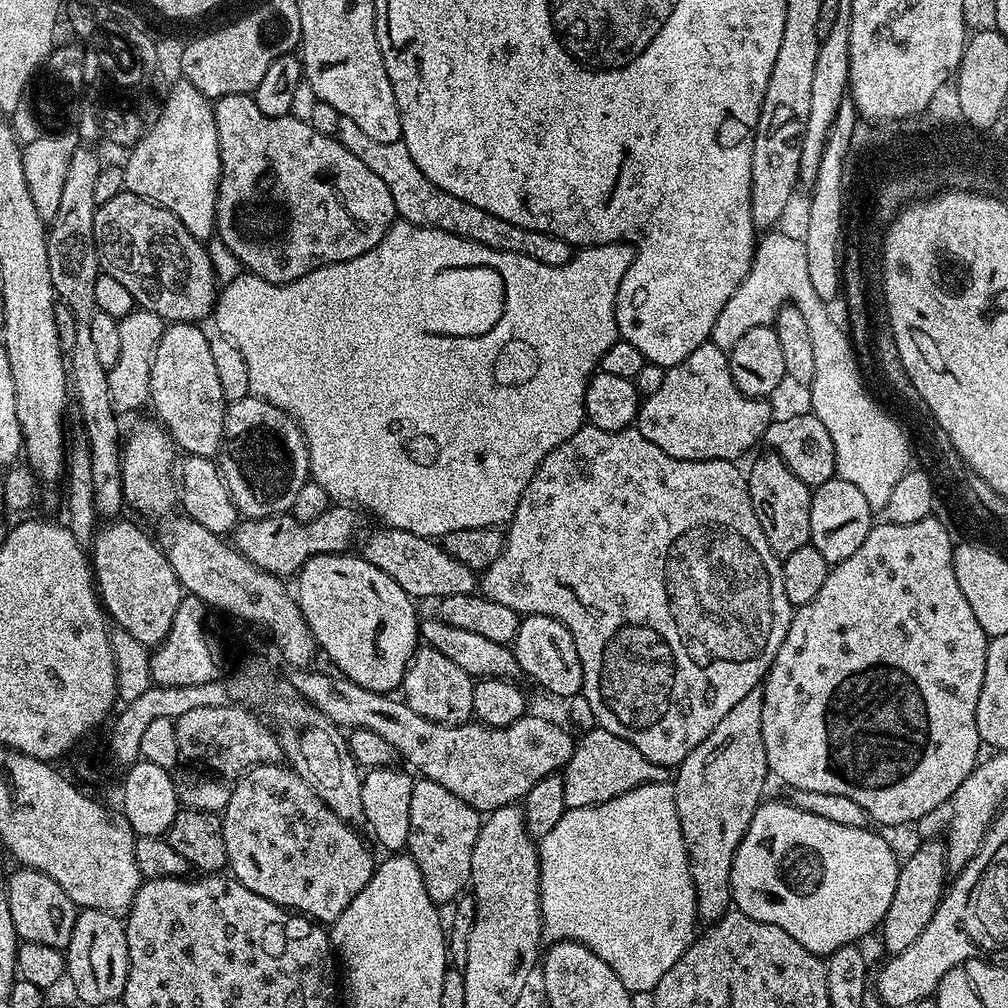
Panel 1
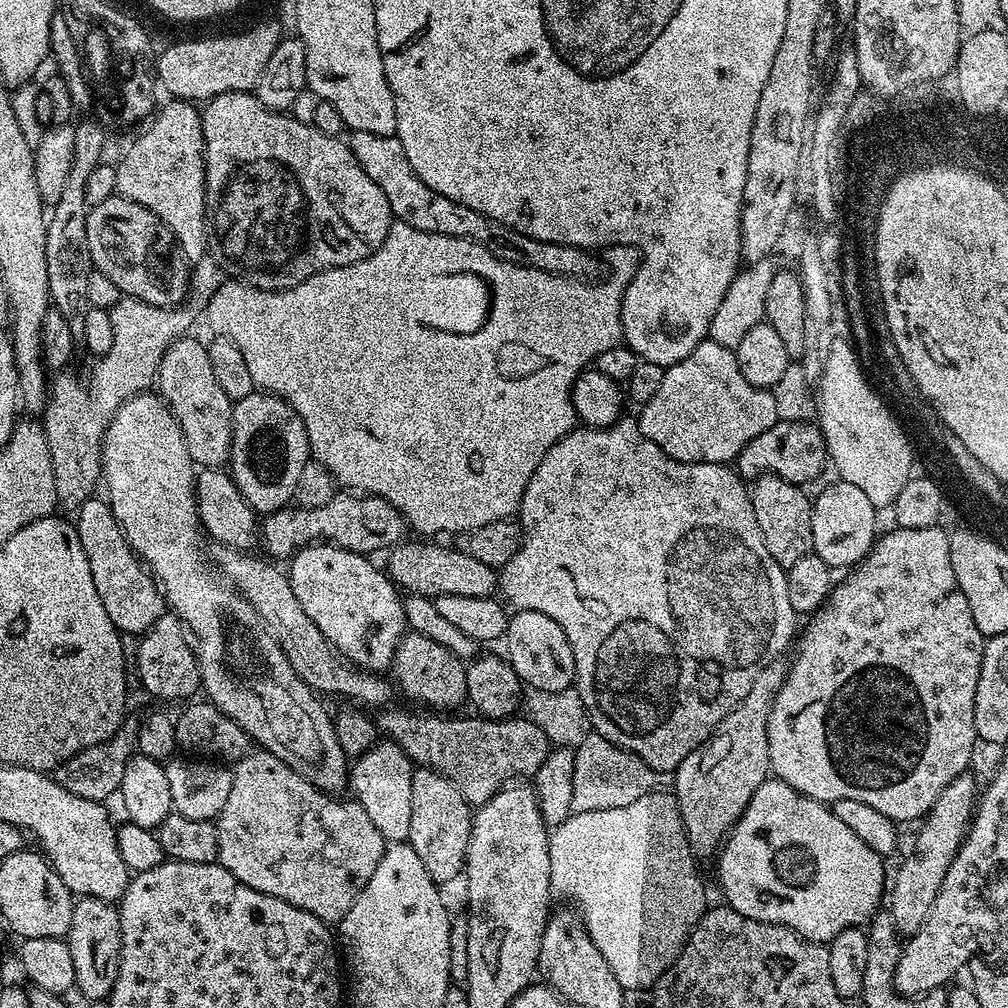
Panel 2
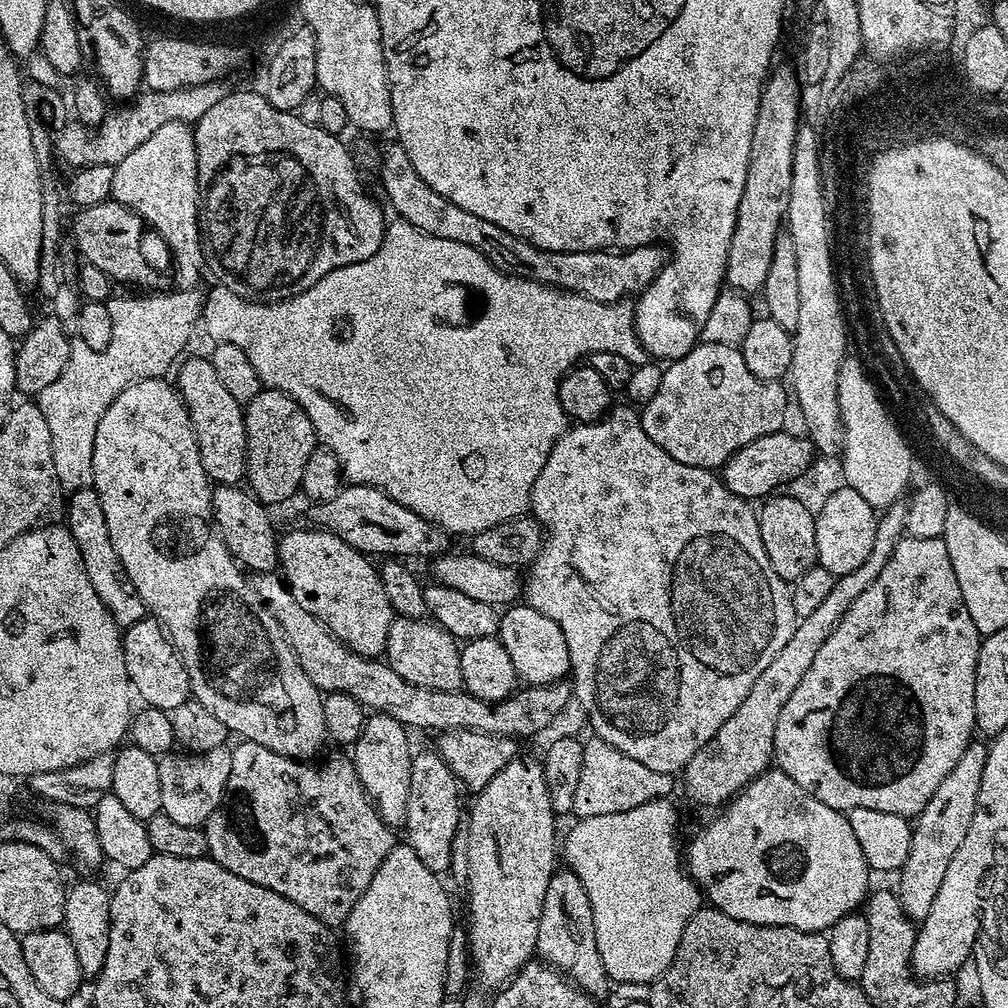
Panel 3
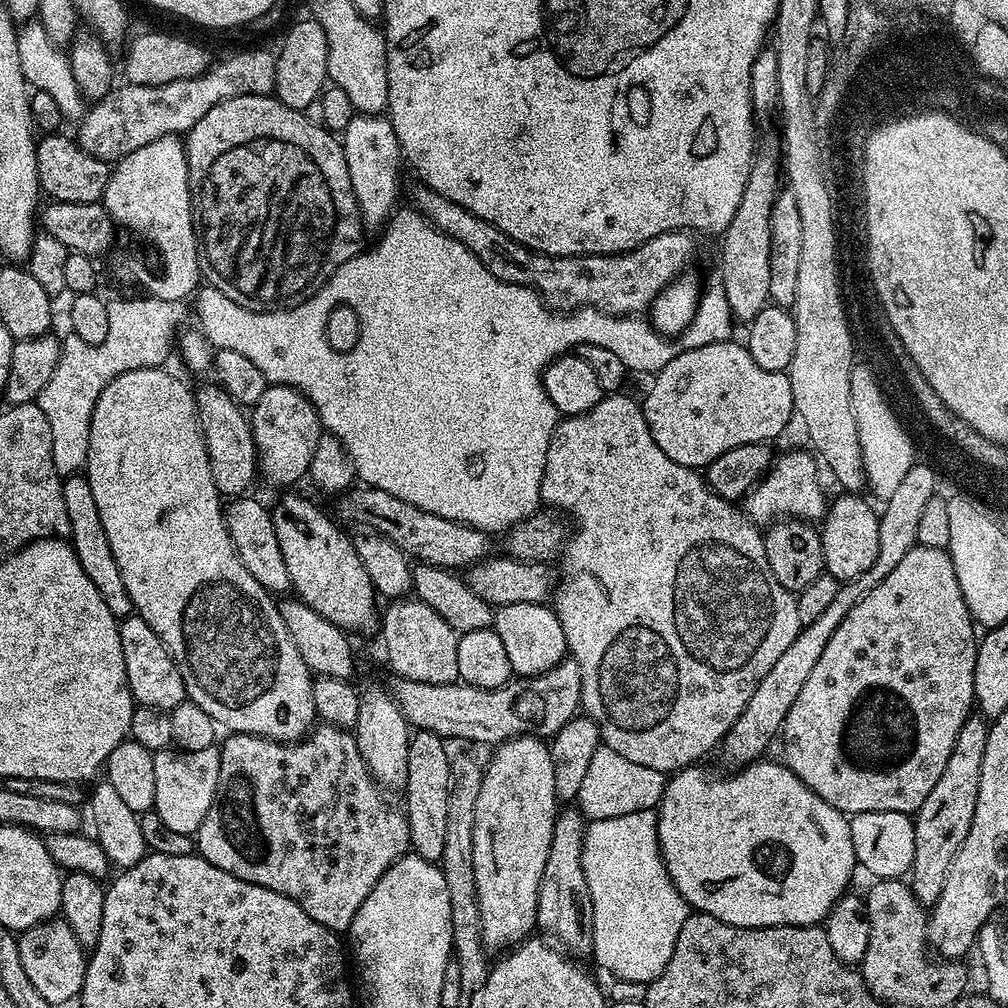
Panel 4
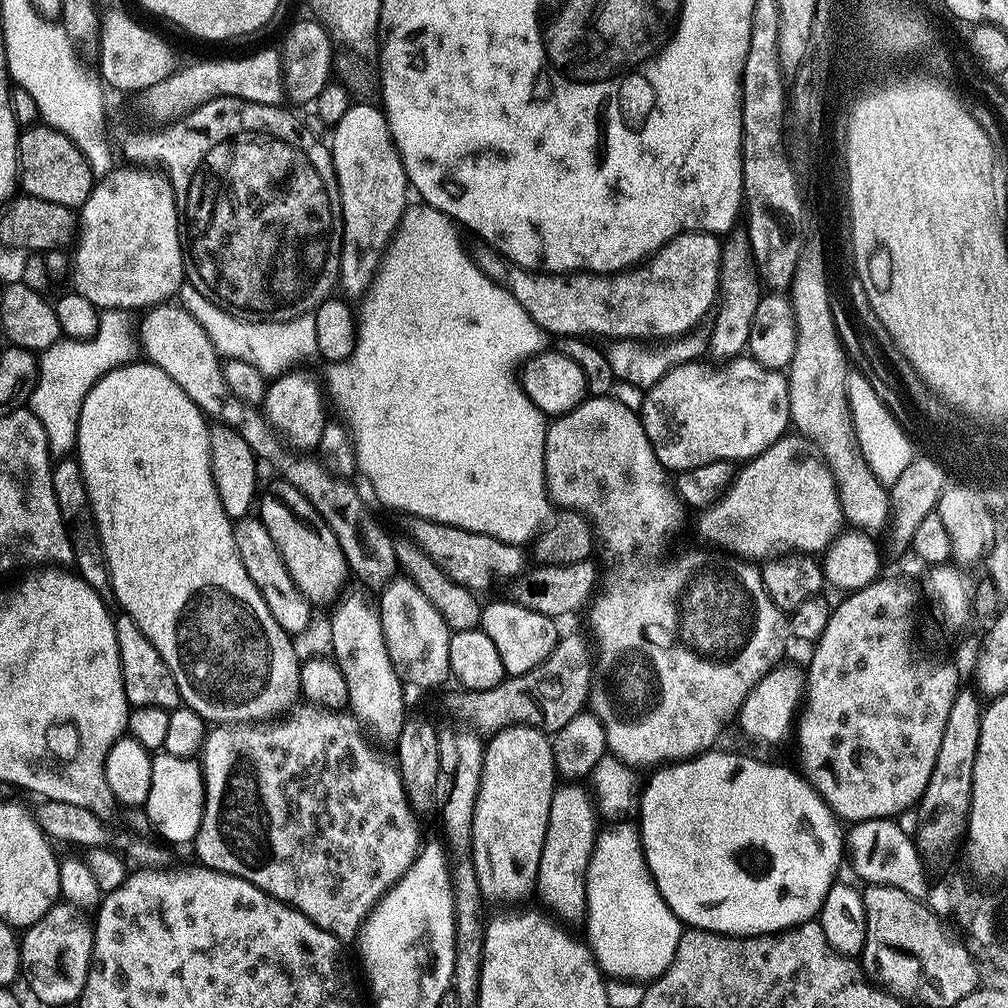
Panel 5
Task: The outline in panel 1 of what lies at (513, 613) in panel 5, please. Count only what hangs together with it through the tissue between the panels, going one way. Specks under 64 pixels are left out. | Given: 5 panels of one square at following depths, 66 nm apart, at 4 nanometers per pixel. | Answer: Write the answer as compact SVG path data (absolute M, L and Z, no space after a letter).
M525 615L520 621L518 634L514 641L516 665L521 673L529 676L545 693L552 696L571 698L581 695L584 686L582 662L574 646L574 638L562 622L552 616Z

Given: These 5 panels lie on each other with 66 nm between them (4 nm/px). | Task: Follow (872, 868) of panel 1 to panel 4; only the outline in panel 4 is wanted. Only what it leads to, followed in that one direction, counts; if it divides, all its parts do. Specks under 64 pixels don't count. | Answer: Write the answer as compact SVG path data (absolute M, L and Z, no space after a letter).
M764 758L755 764L733 771L731 773L733 776L724 777L715 776L714 773L707 772L706 769L700 767L704 766L681 768L667 781L656 818L656 829L660 839L660 857L663 858L666 870L685 904L689 909L705 912L723 924L739 928L773 928L783 924L819 925L831 912L836 901L849 891L848 883L852 880L852 871L857 871L858 868L858 861L854 854L854 842L850 838L849 817L839 812L834 806L830 806L830 802L818 798L818 794L808 789L783 762L771 764L768 758Z

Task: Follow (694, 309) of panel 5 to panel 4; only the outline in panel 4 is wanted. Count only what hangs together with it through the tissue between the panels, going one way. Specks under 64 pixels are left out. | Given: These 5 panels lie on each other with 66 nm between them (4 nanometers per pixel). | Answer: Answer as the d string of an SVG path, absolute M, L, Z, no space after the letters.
M416 182L416 185L412 188L412 200L411 203L414 205L417 212L420 212L424 216L425 220L429 224L432 224L440 232L445 232L450 238L454 238L458 242L462 242L466 246L466 250L470 250L470 254L474 254L478 258L478 262L482 262L482 266L486 266L486 270L490 274L494 274L494 278L498 278L502 282L507 284L520 284L523 288L530 288L533 292L539 294L545 305L551 306L556 310L575 310L577 308L596 308L600 312L606 313L607 316L636 316L643 310L651 309L652 303L656 301L656 296L659 292L663 292L666 285L672 283L677 276L681 275L685 271L684 268L692 260L692 240L693 237L689 235L687 231L681 230L679 232L663 232L658 234L654 238L650 238L640 248L631 248L629 252L617 252L615 256L543 256L540 252L531 252L530 249L524 248L521 244L516 244L506 234L502 234L493 226L493 224L487 224L482 218L478 218L474 214L470 214L462 206L458 206L454 202L450 202L446 198L442 198L442 194L432 191L422 182Z

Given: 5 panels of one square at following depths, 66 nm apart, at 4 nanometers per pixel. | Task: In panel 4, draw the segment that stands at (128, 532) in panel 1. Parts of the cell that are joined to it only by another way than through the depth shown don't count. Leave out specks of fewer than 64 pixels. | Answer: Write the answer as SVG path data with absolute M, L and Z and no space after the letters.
M71 475L63 481L62 502L66 506L66 518L70 518L72 549L76 551L78 562L82 562L82 570L86 570L90 582L98 586L98 594L102 594L102 602L106 602L110 614L118 618L133 615L130 594L126 594L126 586L122 582L118 562L114 562L110 542L106 542L106 530L102 530L102 518L98 514L98 506L94 506L94 494L90 494L87 475Z

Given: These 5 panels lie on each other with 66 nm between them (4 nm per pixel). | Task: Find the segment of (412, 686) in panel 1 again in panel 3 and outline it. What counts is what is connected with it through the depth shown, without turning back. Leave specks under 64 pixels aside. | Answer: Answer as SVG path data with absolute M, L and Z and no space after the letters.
M401 616L393 619L390 626L386 663L414 686L459 692L462 688L460 649L458 641L431 619L411 620Z

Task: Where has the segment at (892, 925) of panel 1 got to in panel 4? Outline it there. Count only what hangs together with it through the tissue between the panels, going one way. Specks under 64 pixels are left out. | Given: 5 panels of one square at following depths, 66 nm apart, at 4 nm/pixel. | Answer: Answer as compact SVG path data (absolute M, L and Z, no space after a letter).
M969 715L962 730L958 730L958 742L954 742L954 750L950 750L946 770L942 770L938 782L934 782L934 790L926 794L926 802L922 802L922 806L914 814L914 862L910 873L910 887L914 898L922 905L933 906L938 902L951 863L970 832L989 725L983 715Z

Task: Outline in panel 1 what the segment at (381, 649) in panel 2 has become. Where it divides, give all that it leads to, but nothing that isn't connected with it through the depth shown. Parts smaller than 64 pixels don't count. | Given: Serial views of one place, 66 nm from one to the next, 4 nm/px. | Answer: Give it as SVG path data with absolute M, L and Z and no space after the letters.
M335 552L310 558L300 567L294 583L294 595L300 601L300 609L316 639L316 647L323 655L324 652L328 655L333 664L331 667L366 690L395 693L403 685L420 640L420 620L412 605L415 604L413 597L408 596L390 574L382 574L378 566L370 566L370 562L359 554Z

